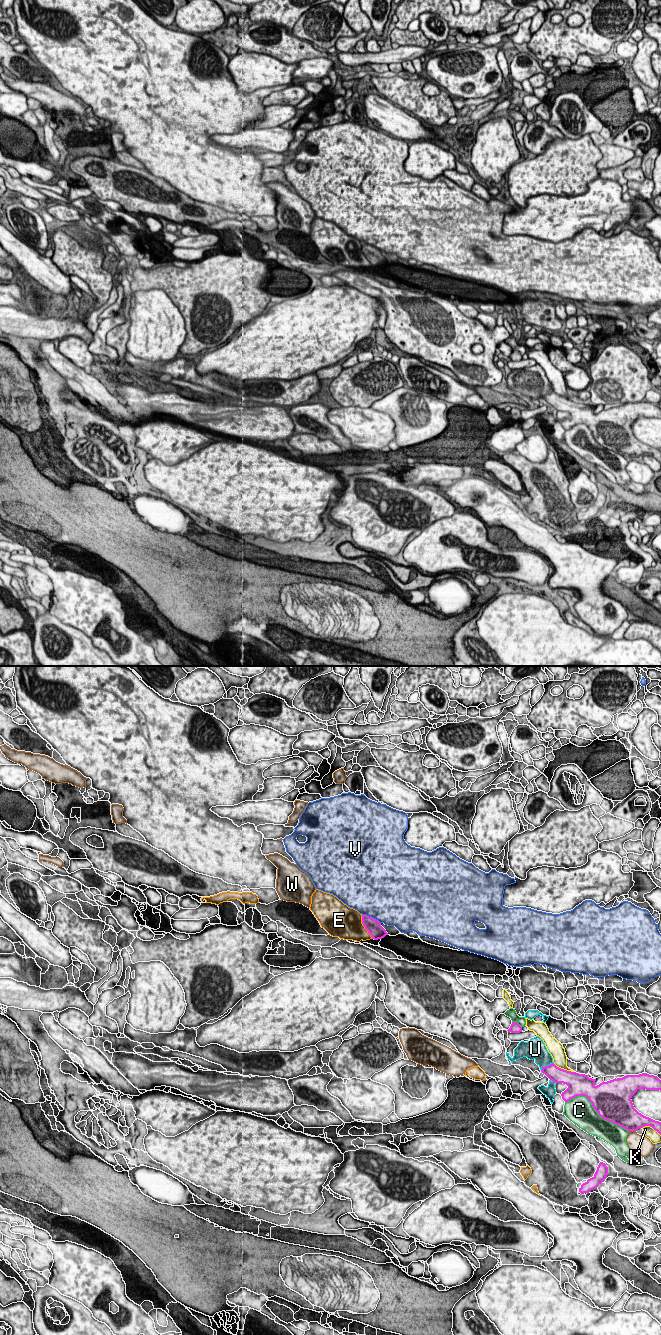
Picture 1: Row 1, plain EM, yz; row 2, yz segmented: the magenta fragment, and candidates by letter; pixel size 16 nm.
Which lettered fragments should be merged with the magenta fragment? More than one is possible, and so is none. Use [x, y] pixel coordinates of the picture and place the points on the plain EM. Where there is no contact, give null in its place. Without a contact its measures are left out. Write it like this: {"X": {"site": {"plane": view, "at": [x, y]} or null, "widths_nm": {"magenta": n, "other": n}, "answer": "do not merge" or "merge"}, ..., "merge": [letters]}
{"C": {"site": {"plane": "yz", "at": [594, 437]}, "widths_nm": {"magenta": 500, "other": 440}, "answer": "do not merge"}, "E": {"site": {"plane": "yz", "at": [364, 254]}, "widths_nm": {"magenta": 240, "other": 420}, "answer": "do not merge"}, "K": {"site": {"plane": "yz", "at": [563, 397]}, "widths_nm": {"magenta": 280, "other": 220}, "answer": "do not merge"}, "U": {"site": {"plane": "yz", "at": [545, 394]}, "widths_nm": {"magenta": 240, "other": 280}, "answer": "do not merge"}, "V": {"site": {"plane": "yz", "at": [371, 245]}, "widths_nm": {"magenta": 240, "other": 500}, "answer": "do not merge"}, "W": {"site": {"plane": "yz", "at": [632, 458]}, "widths_nm": {"magenta": 380, "other": 320}, "answer": "do not merge"}, "merge": []}

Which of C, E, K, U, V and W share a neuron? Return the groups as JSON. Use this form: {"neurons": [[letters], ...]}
{"neurons": [["C"], ["E"], ["K"], ["U"], ["V"], ["W"]]}

